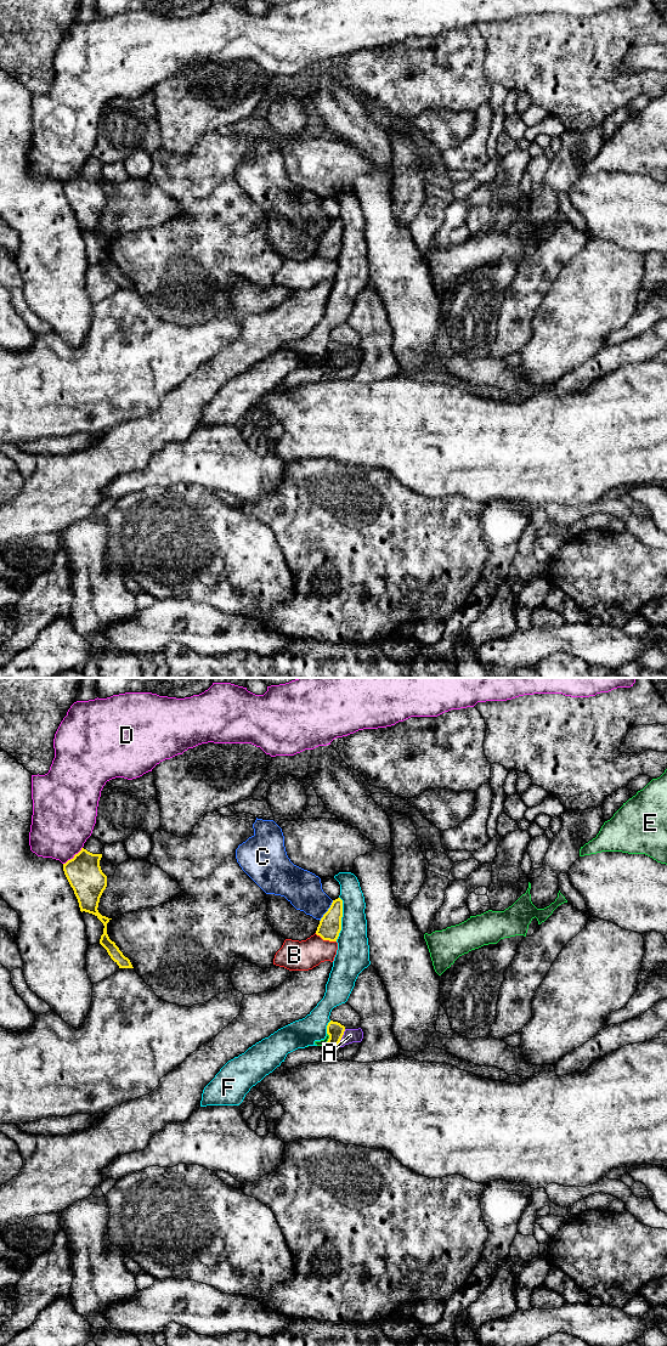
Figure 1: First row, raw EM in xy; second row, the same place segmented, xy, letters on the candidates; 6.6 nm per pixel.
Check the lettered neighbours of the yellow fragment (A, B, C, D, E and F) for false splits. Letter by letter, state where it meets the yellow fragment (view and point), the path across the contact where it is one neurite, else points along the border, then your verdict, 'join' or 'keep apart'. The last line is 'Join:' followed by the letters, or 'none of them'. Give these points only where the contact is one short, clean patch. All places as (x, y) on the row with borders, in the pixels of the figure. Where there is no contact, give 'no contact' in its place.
A: contact xy (342, 1036); way xy (335, 1030), (342, 1036), (350, 1035); join
B: contact xy (326, 939); keep apart
C: contact xy (327, 911); keep apart
D: contact xy (74, 857); keep apart
E: contact xy (328, 1039); border xy (327, 1033), (328, 1040), (326, 1044); keep apart
F: contact xy (340, 918); keep apart
Join: A

